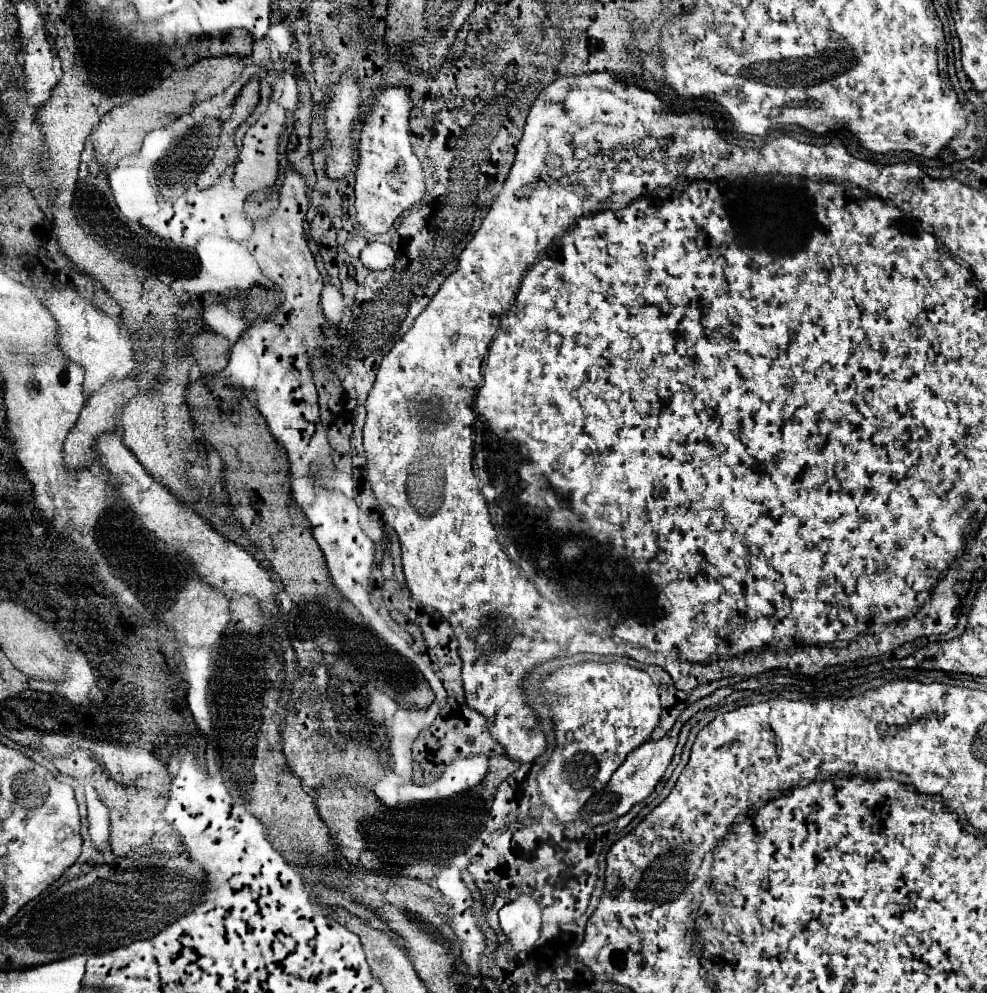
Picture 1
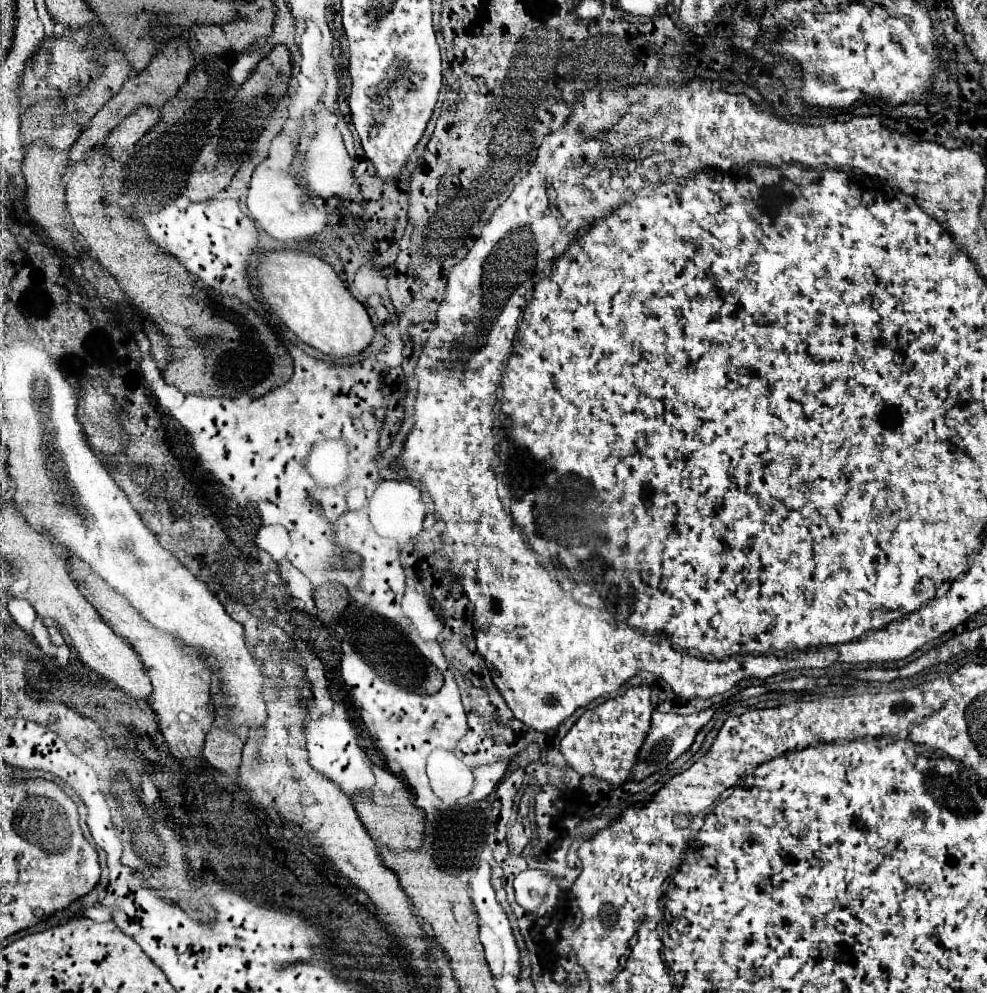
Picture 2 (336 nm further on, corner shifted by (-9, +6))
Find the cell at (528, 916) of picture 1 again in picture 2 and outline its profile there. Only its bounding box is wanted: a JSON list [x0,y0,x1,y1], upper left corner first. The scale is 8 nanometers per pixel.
[513,870,551,912]

